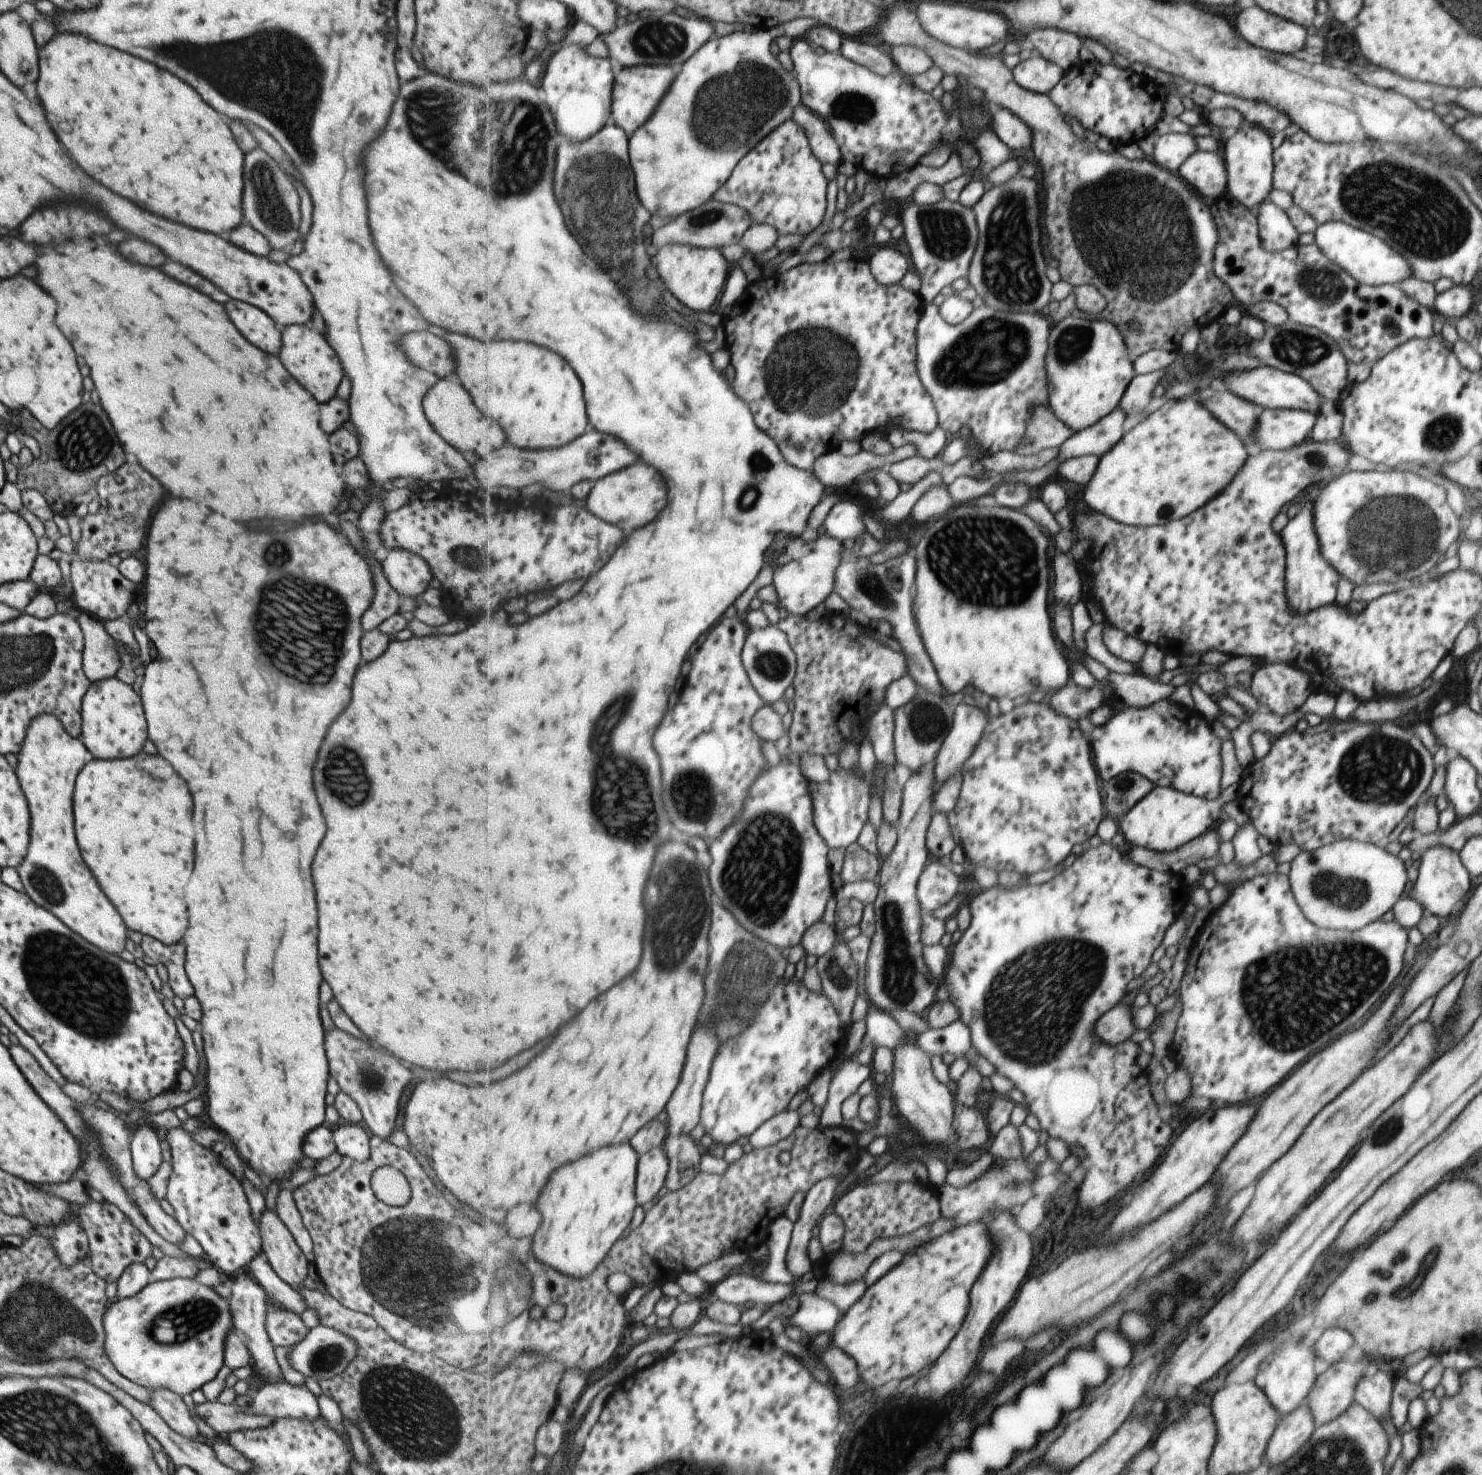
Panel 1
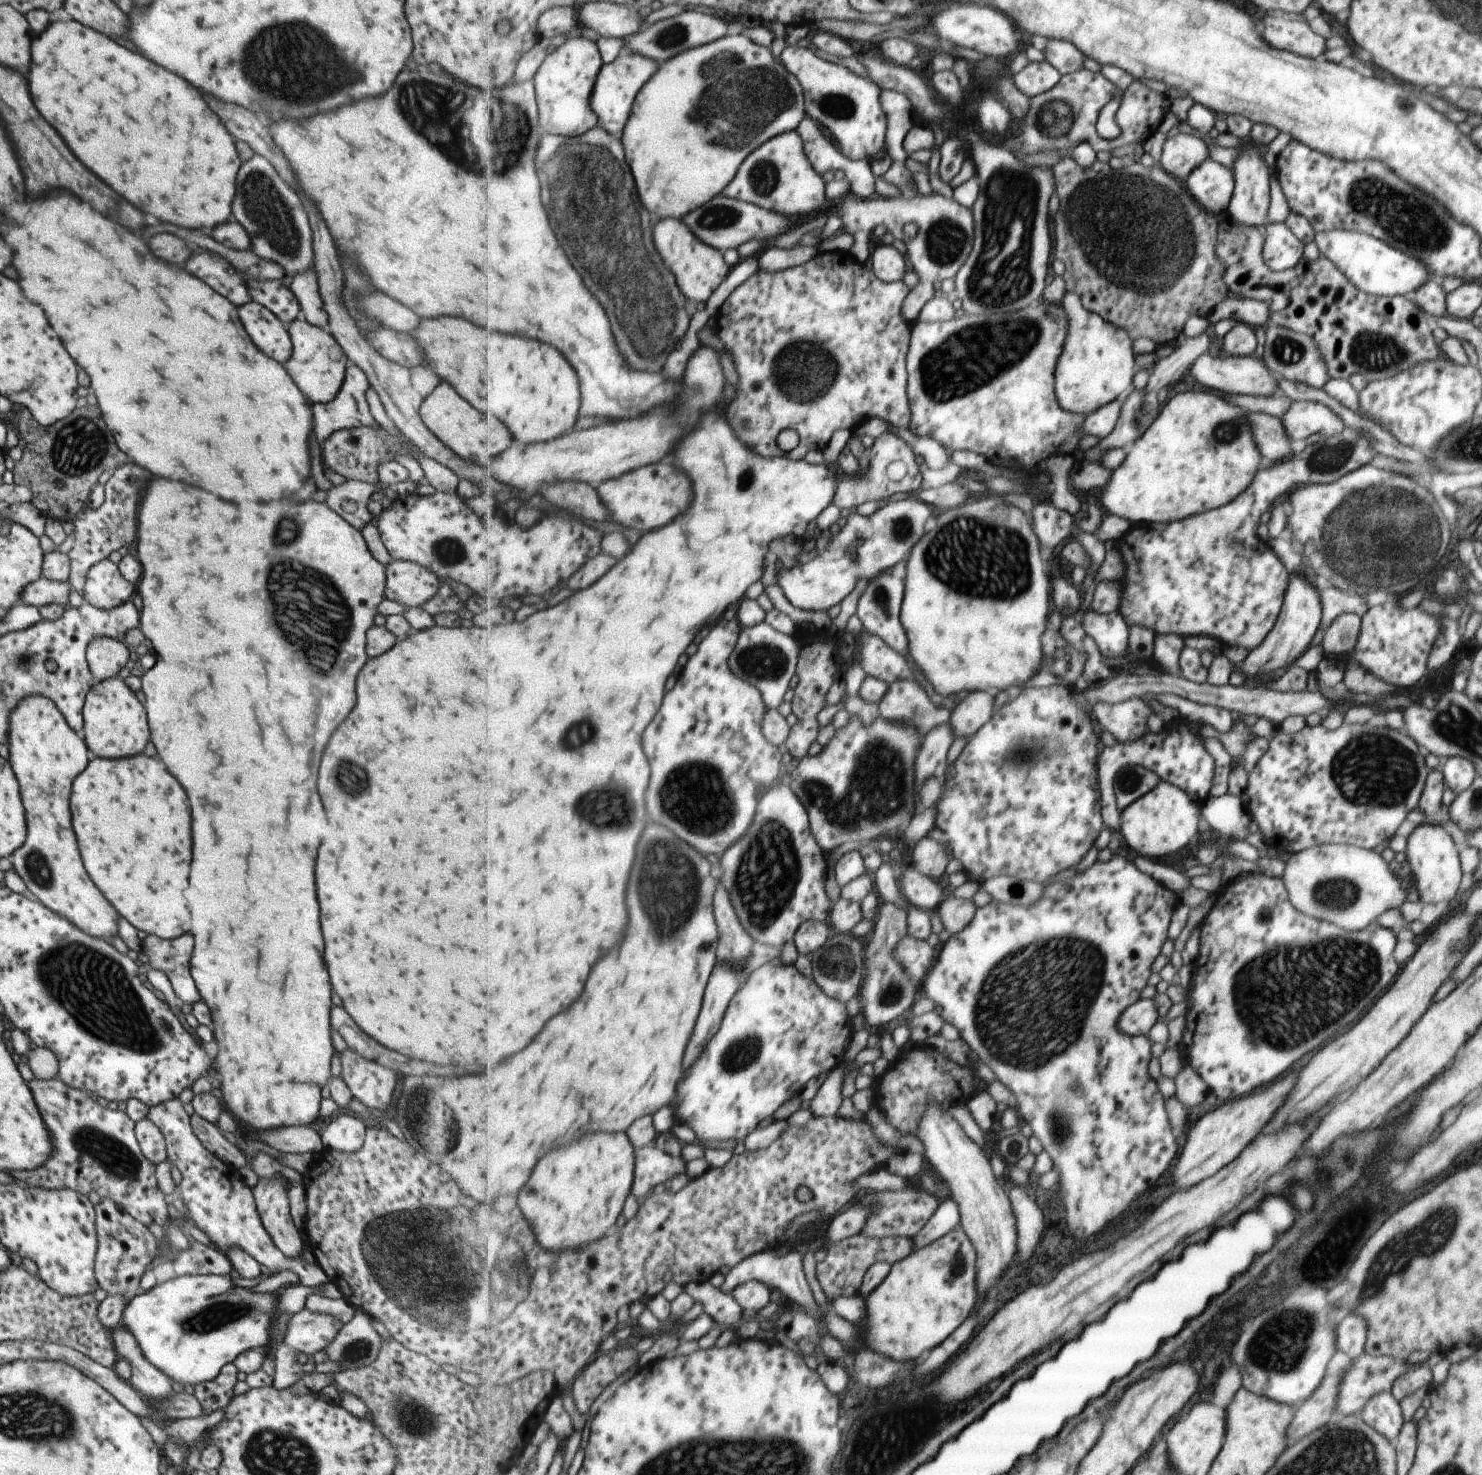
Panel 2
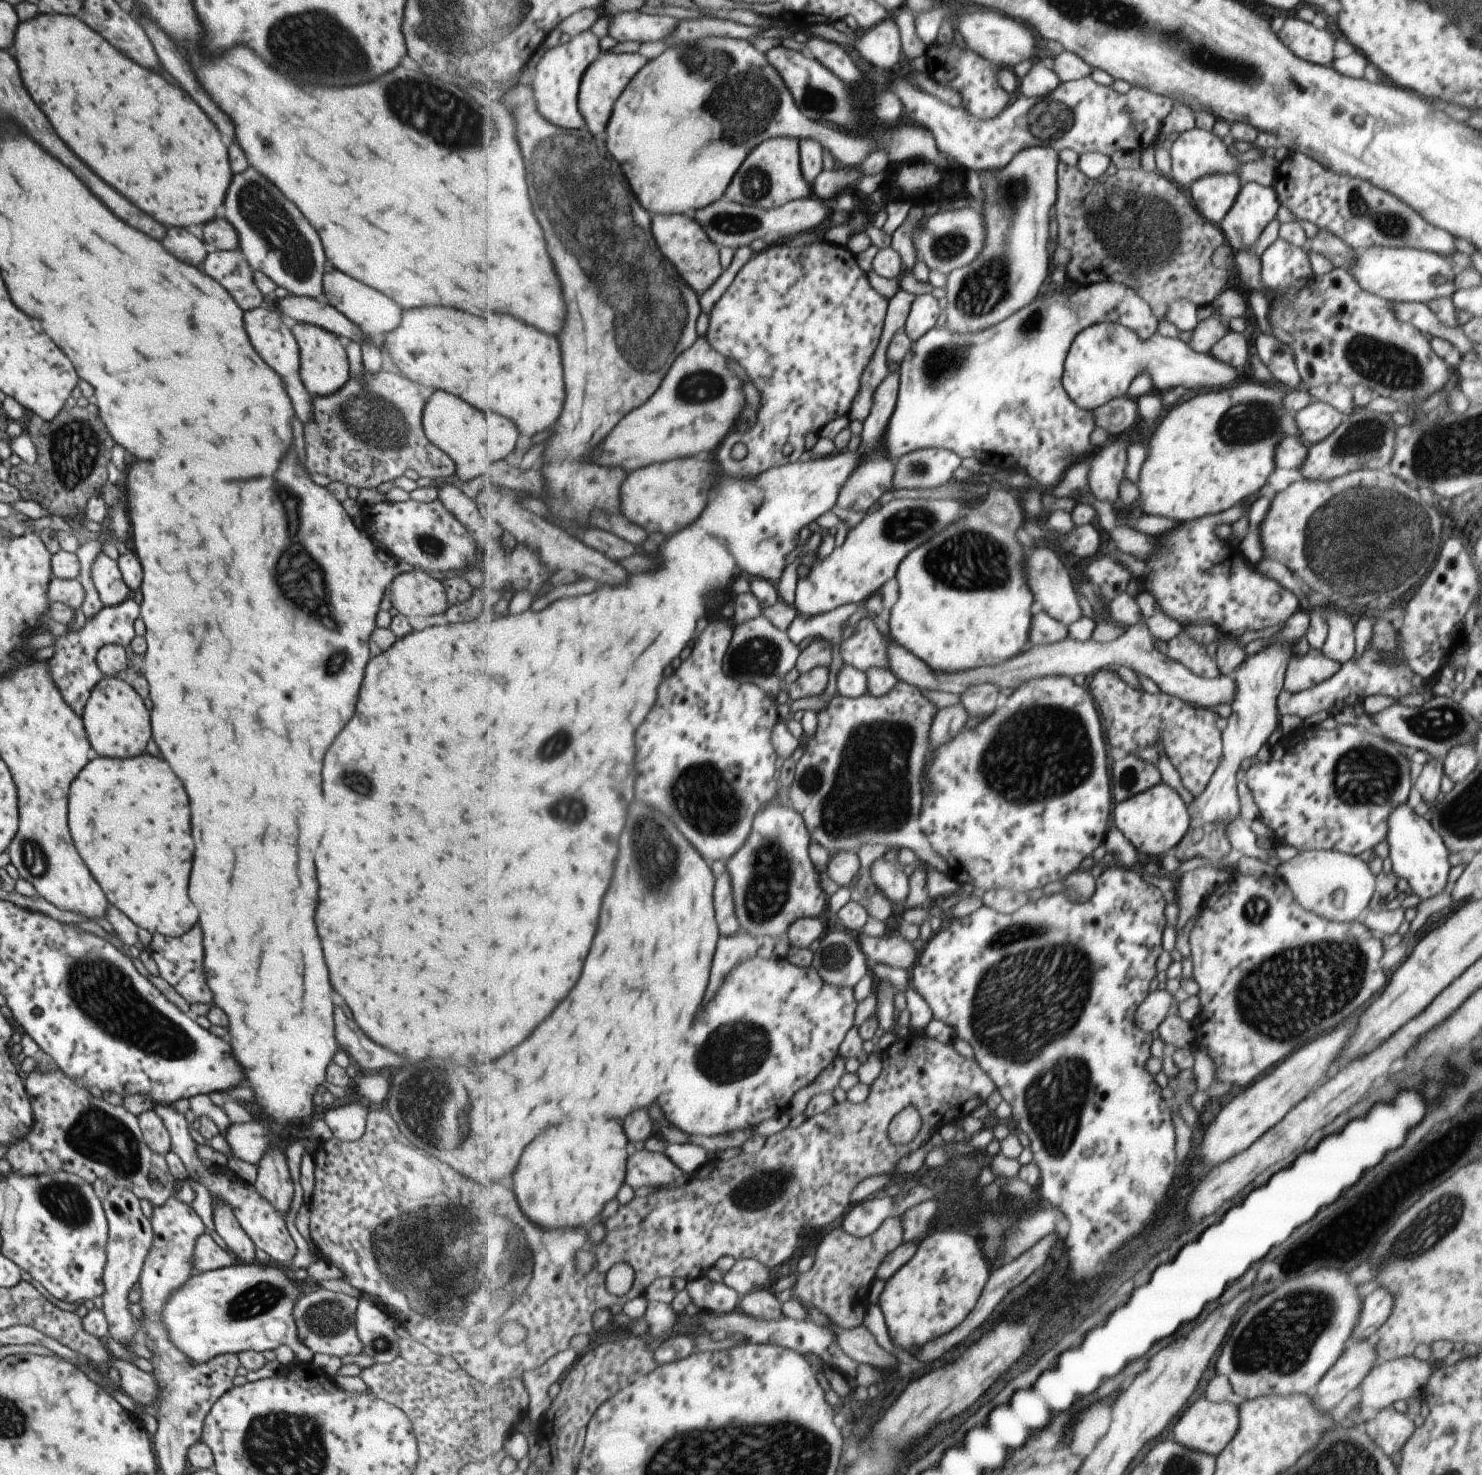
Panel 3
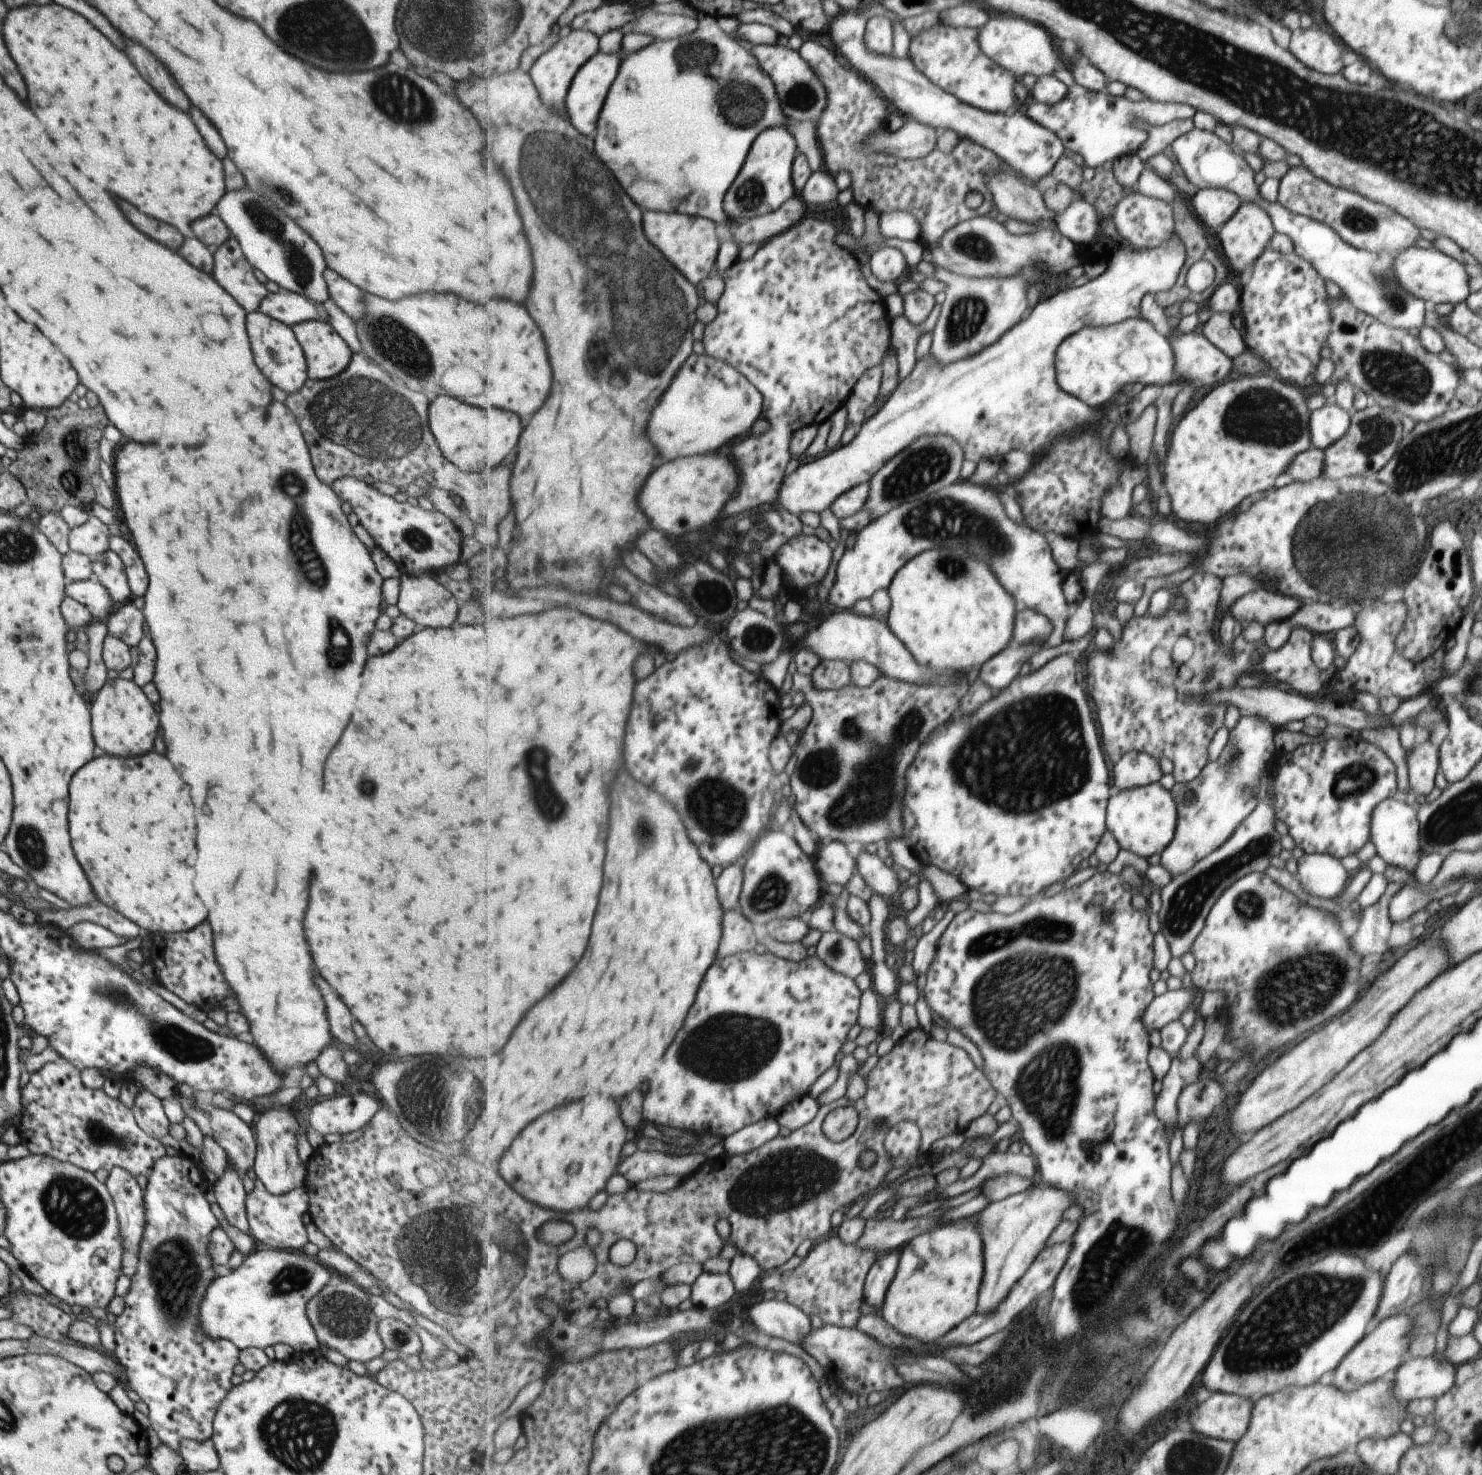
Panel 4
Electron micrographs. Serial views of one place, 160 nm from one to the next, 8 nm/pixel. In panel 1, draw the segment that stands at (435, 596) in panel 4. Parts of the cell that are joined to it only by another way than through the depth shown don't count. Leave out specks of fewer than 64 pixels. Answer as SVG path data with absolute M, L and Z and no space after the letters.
M402 549L384 551L381 556L383 576L400 598L419 598L428 588L432 574L419 556Z

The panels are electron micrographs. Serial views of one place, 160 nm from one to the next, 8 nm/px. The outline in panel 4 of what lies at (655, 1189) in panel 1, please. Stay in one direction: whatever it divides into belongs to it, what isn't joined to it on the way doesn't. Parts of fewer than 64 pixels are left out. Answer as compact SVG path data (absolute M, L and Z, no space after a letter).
M637 1150L632 1156L622 1160L618 1174L633 1184L671 1174L684 1179L697 1172L707 1161L705 1156L695 1152L687 1156L671 1156L666 1152Z

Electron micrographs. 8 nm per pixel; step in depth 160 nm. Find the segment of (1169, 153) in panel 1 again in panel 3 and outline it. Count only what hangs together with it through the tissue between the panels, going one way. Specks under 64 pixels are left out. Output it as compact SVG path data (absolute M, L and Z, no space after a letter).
M1195 126L1191 130L1174 136L1169 152L1172 166L1170 178L1185 190L1204 176L1217 173L1235 175L1240 166L1239 160L1227 152L1227 148L1223 146L1220 138L1215 138L1207 129L1198 129Z

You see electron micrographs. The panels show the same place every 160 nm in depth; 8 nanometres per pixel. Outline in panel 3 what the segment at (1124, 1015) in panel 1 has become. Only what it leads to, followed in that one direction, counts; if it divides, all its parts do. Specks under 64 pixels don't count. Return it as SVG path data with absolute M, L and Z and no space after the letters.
M1167 990L1151 991L1135 1016L1139 1028L1148 1033L1155 1031L1159 1023L1169 1014L1169 1008L1173 1003L1175 1000Z

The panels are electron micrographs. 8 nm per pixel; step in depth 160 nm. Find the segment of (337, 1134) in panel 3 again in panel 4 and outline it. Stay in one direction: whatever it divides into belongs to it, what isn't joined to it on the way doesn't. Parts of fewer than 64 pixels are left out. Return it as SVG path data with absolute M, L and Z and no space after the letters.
M367 1093L350 1096L327 1097L321 1102L313 1102L306 1112L309 1129L325 1134L349 1134L357 1131L371 1119L381 1106Z

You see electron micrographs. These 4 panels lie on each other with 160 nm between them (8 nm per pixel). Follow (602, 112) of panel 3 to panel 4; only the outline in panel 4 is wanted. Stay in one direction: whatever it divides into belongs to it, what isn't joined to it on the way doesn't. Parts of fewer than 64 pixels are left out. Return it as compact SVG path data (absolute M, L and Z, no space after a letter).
M600 51L593 59L584 65L575 80L569 94L567 94L567 110L570 121L583 132L585 136L598 136L599 116L603 112L603 106L607 102L607 96L611 92L611 86L615 84L619 70L623 66L623 57L619 54L609 54Z

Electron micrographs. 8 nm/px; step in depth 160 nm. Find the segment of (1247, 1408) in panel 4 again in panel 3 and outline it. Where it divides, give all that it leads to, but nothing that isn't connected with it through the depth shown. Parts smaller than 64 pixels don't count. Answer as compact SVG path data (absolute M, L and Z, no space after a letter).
M1205 1398L1195 1400L1173 1426L1170 1436L1179 1444L1202 1453L1217 1456L1223 1447L1234 1438L1239 1428L1239 1408L1231 1402L1210 1402Z

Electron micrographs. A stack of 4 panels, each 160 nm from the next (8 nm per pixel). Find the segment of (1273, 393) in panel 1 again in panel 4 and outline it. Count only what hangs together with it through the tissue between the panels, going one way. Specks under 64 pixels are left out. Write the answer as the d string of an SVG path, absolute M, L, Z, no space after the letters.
M1133 318L1111 326L1087 326L1069 336L1059 346L1058 382L1065 392L1098 409L1108 406L1127 384L1161 388L1175 382L1173 364L1173 350L1165 334L1155 332L1146 319Z

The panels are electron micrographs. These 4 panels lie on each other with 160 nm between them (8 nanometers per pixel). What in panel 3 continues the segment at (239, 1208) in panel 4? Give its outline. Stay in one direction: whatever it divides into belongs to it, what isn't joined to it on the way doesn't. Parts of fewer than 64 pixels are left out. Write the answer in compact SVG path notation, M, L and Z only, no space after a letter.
M221 1198L212 1200L212 1219L215 1232L227 1244L237 1262L254 1261L254 1244L239 1226L232 1208Z

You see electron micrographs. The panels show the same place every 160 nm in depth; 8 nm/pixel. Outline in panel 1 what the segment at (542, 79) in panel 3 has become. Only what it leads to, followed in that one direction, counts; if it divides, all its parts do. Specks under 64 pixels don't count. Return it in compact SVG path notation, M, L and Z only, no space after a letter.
M562 44L548 60L541 84L545 102L554 114L561 135L572 142L590 140L611 122L613 116L613 66L605 58L591 56L579 44Z

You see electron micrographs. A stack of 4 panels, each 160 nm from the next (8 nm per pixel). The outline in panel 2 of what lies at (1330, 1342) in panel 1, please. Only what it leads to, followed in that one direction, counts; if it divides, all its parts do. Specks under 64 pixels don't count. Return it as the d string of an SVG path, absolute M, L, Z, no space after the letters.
M1349 1313L1337 1324L1337 1330L1335 1330L1337 1350L1353 1361L1365 1350L1366 1329L1367 1324L1363 1317Z

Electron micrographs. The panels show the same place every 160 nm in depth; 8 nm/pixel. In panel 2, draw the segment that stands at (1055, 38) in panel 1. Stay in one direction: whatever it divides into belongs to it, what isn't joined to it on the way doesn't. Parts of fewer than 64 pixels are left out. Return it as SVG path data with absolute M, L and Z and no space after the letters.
M1049 39L1044 49L1046 61L1053 64L1061 75L1075 74L1085 66L1085 55L1067 40Z

